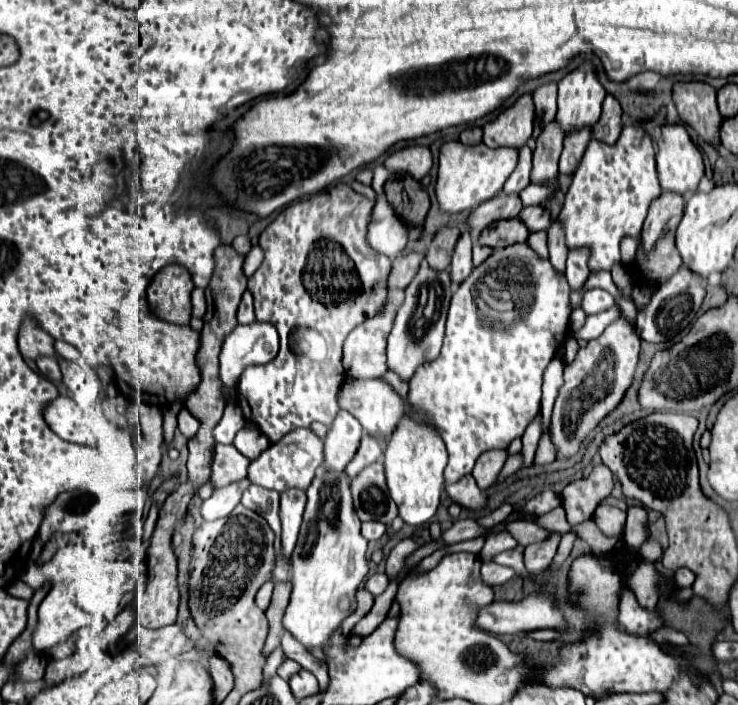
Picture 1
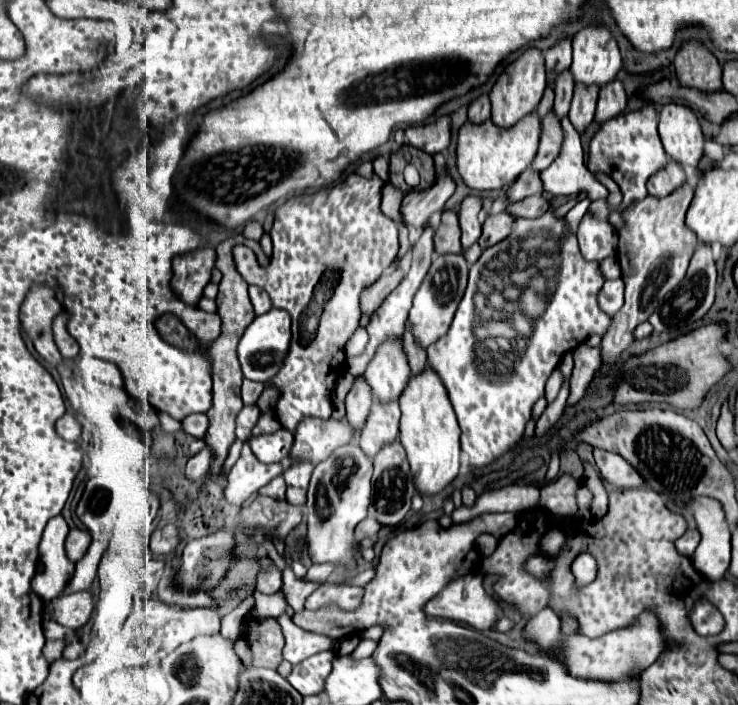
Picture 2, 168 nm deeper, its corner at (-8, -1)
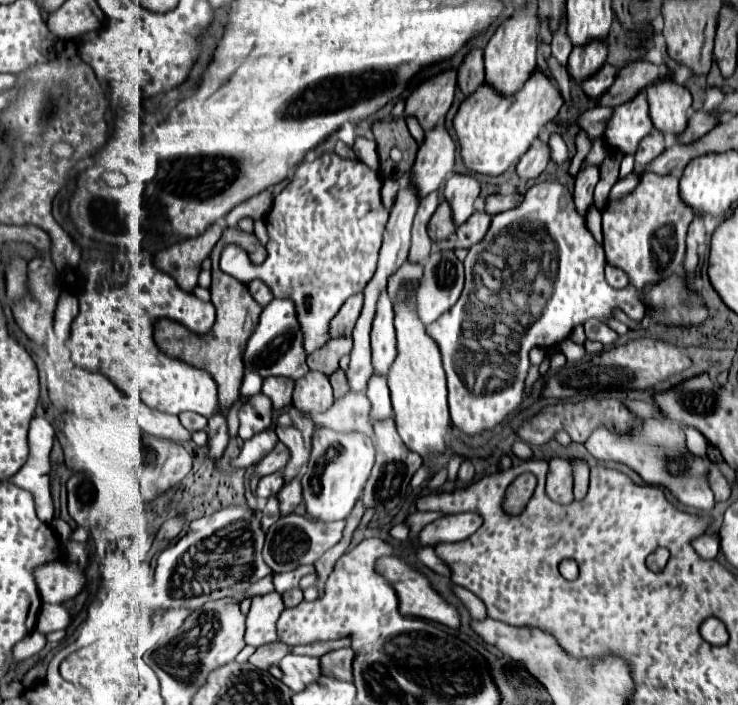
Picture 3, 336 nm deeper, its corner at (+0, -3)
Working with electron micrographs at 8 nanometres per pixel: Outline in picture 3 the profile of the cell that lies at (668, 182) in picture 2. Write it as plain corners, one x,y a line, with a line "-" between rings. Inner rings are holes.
653,131
649,135
649,139
641,141
641,147
635,155
635,171
633,173
637,177
641,177
645,173
645,169
649,167
649,163
655,161
663,151
665,151
665,139
663,139
663,135
657,135
657,131

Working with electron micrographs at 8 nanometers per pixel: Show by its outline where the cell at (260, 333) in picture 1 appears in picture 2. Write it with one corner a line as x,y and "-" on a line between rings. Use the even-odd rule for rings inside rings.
273,307
271,311
255,317
239,341
239,361
243,367
243,375
251,381
263,381
263,383
273,379
275,373
279,373
279,367
283,365
283,361
287,357
289,343
291,343
291,317
289,317
289,313

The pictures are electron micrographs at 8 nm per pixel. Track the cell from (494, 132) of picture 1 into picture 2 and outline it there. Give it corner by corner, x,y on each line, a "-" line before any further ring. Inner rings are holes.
535,47
525,49
515,61
507,63
503,71
497,75
491,89
491,105
493,105
493,121
499,127
515,125
523,115
537,109
545,89
545,59
543,53

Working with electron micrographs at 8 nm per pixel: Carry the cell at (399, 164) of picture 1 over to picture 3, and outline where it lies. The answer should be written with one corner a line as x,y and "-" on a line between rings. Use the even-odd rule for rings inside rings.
447,71
419,85
407,99
403,117
415,117
423,131
431,131
433,127
437,127
445,119
453,103
455,81
457,73

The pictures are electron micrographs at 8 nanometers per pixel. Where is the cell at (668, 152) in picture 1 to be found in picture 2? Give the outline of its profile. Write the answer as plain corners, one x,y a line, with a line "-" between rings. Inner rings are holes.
669,103
659,113
659,137
667,155
685,167
697,167
703,155
703,133
693,109

